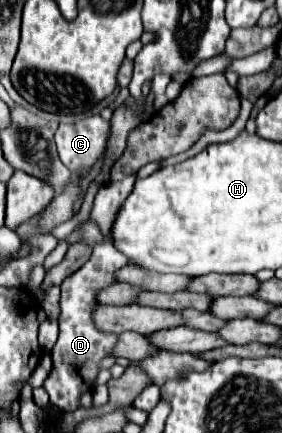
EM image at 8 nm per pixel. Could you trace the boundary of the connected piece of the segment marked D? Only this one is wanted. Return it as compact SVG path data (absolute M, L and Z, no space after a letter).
M103 242L101 246L93 248L93 254L85 262L85 266L61 284L59 340L51 350L53 370L47 376L43 388L49 394L49 402L55 404L63 412L73 412L79 406L77 402L79 402L81 392L93 388L93 380L97 376L97 362L109 356L109 350L117 342L115 334L105 334L105 332L95 330L95 324L91 320L91 310L97 304L93 294L101 286L109 286L109 282L115 282L115 276L113 276L115 270L123 268L125 264L127 264L127 258L115 246L109 246L109 242Z

